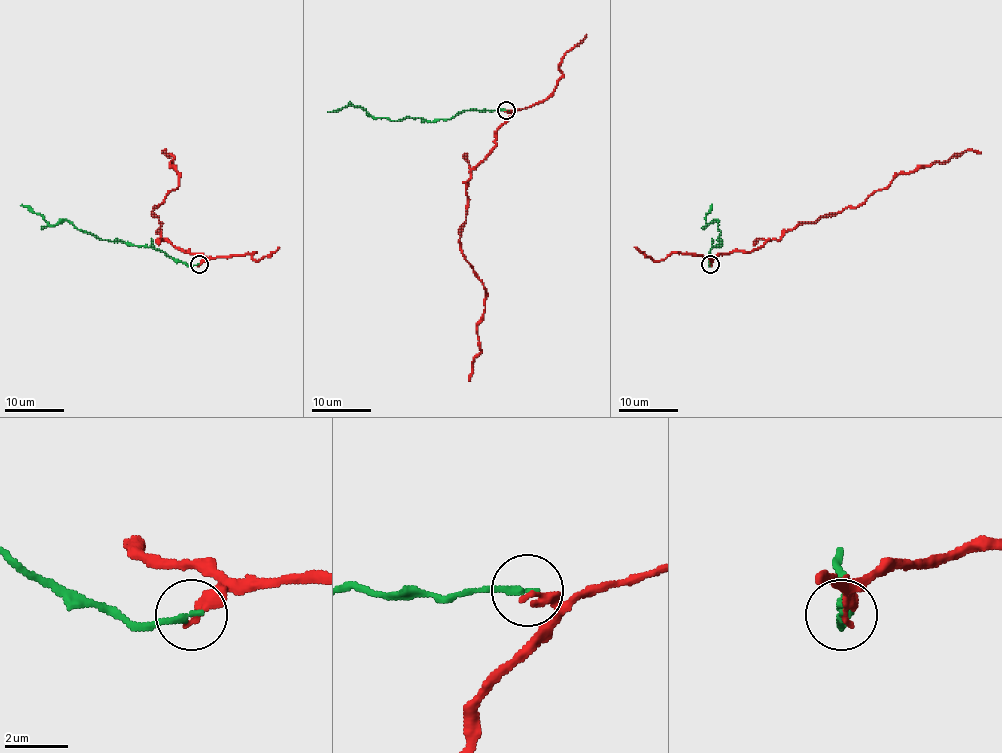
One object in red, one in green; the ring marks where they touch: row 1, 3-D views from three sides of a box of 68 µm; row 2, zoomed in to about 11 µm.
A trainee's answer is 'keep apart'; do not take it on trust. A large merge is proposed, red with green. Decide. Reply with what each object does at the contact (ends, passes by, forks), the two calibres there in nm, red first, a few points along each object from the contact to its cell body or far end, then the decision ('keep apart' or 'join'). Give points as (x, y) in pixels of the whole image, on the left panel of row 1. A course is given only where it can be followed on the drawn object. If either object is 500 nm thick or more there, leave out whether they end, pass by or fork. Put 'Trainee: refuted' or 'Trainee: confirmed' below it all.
red ends there; green ends there; 360 nm thick on the red side, 200 nm on the other; red runs (200, 263), (205, 257), (178, 250), (159, 231), (154, 207), (178, 186), (173, 158), (162, 153); green runs (199, 263), (185, 265), (175, 262), (163, 251), (99, 240), (66, 220), (50, 225), (39, 214), (20, 205); keep apart
Trainee: confirmed

